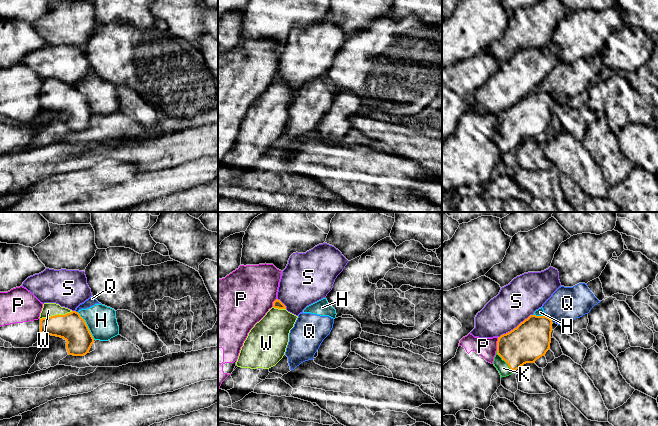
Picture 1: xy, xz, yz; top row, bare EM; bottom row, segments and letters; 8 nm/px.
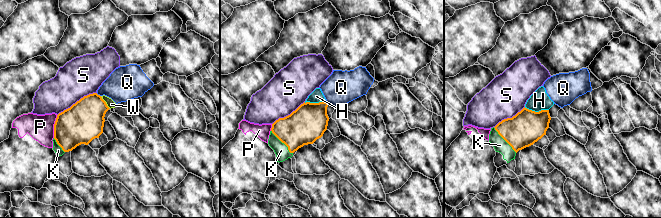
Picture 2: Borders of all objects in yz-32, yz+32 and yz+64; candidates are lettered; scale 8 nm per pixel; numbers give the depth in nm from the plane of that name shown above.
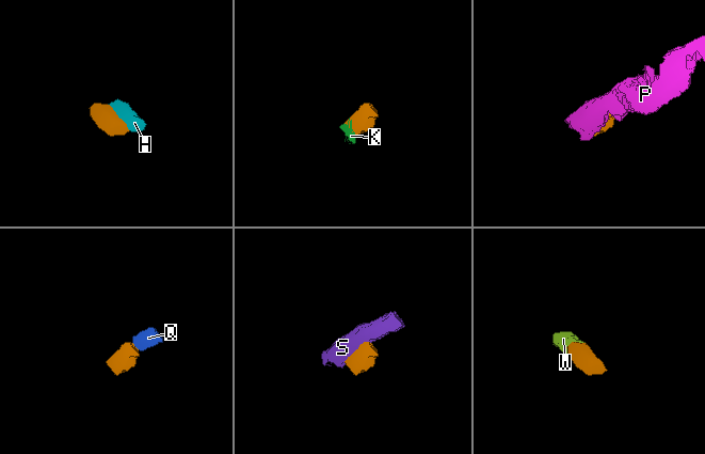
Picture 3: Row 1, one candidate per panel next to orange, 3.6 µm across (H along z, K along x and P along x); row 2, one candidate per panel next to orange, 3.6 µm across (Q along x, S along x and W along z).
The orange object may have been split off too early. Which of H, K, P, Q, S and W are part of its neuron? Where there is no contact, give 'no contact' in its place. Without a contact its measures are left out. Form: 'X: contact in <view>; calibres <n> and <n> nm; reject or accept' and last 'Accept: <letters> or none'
H: contact in xy; calibres 220 and 240 nm; reject
K: contact in yz; calibres 320 and 90 nm; accept
P: contact in yz; calibres 320 and 160 nm; reject
Q: contact in yz; calibres 320 and 280 nm; reject
S: contact in yz; calibres 320 and 300 nm; reject
W: contact in xy; calibres 220 and 110 nm; accept
Accept: K, W

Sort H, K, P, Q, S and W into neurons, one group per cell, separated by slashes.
H Q / K W / P / S

